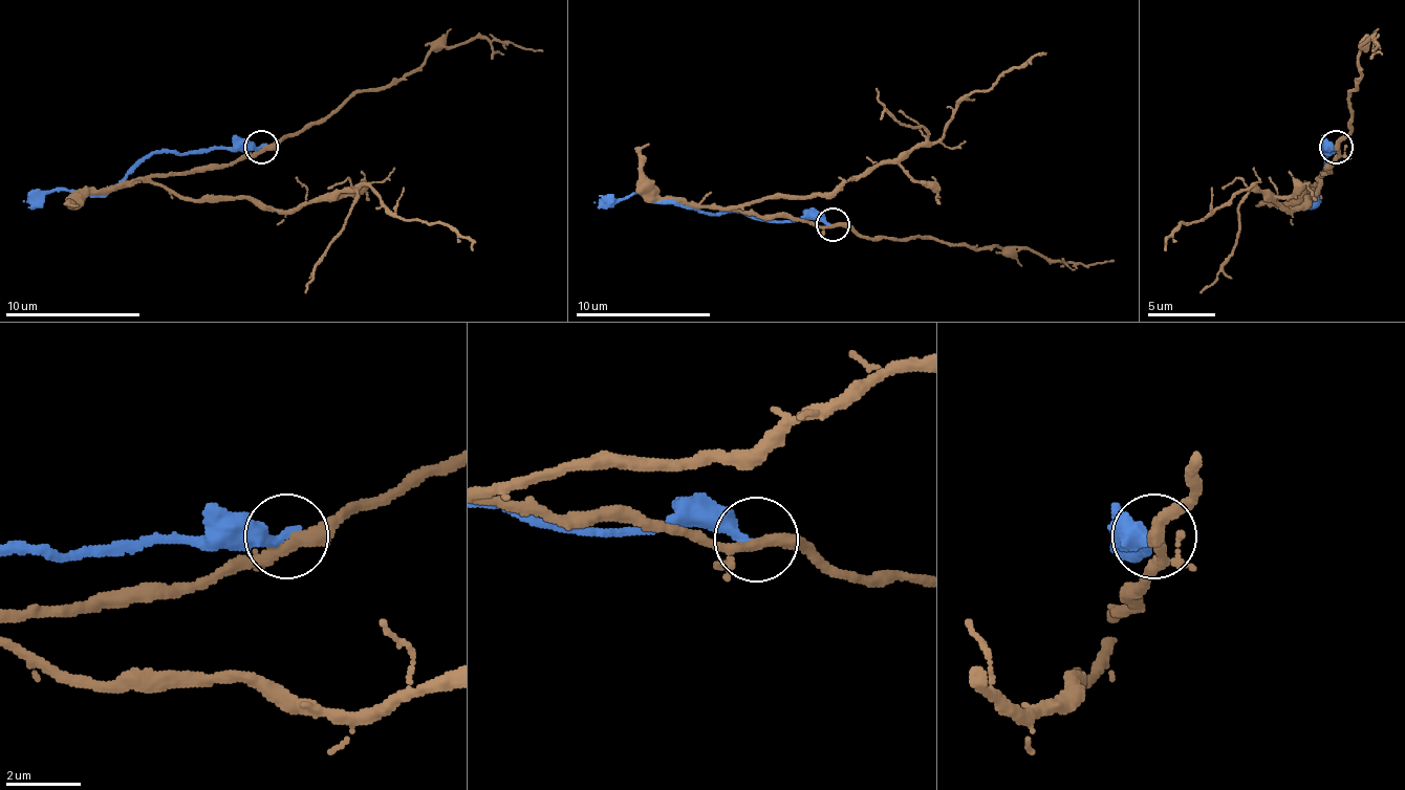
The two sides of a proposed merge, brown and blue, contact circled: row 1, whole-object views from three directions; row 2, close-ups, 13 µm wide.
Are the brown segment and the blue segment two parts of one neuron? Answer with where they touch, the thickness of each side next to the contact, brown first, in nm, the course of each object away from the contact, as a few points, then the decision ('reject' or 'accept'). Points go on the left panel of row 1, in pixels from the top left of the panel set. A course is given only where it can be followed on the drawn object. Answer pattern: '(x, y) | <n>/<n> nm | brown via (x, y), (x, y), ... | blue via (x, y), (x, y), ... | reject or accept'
(261, 147) | 280/320 nm | brown via (262, 146), (151, 179), (195, 199), (259, 199), (276, 210), (364, 187), (394, 213), (454, 226), (471, 250) | blue via (262, 146), (148, 152), (104, 193), (60, 190), (34, 193), (23, 203) | reject

